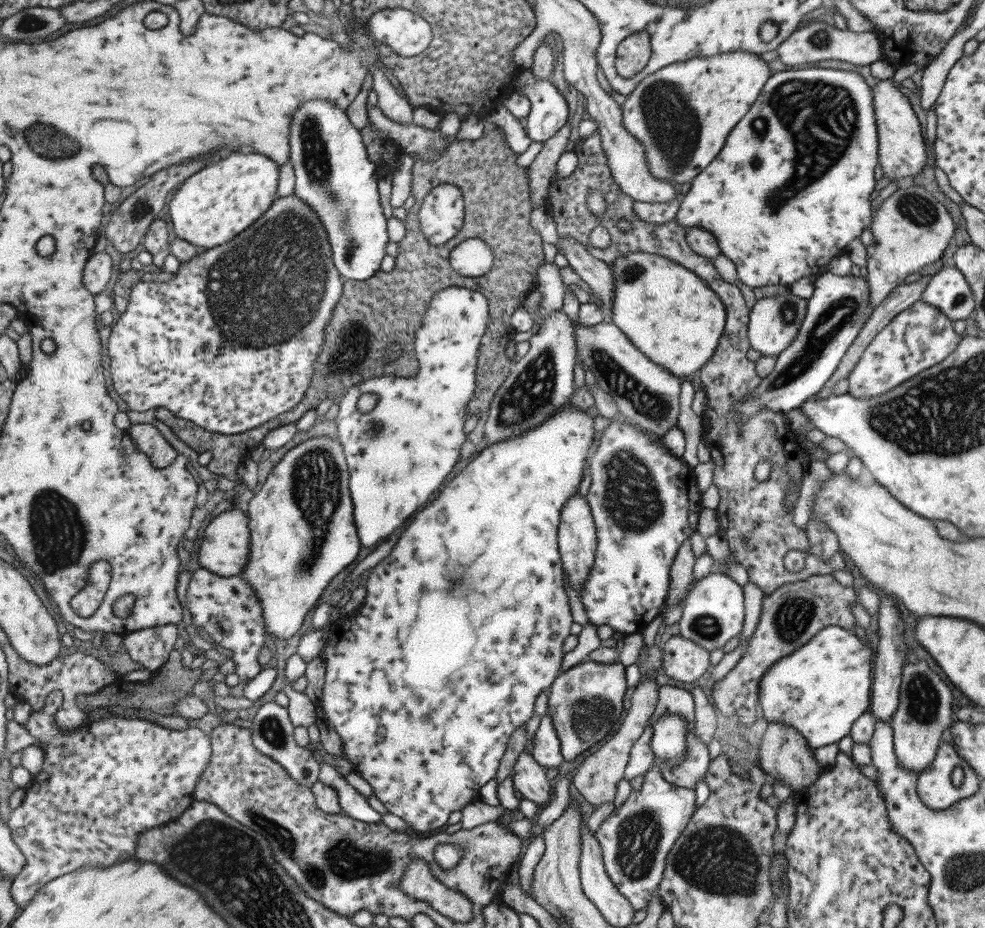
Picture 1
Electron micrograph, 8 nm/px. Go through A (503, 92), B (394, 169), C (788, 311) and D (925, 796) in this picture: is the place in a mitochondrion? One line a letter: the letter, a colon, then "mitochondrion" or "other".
A: other
B: other
C: mitochondrion
D: other

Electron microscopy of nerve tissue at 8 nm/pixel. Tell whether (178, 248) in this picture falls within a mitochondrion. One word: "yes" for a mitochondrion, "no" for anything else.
no

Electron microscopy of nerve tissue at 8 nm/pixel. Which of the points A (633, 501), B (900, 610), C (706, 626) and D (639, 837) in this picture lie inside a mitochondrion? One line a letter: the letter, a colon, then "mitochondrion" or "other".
A: mitochondrion
B: other
C: mitochondrion
D: mitochondrion

